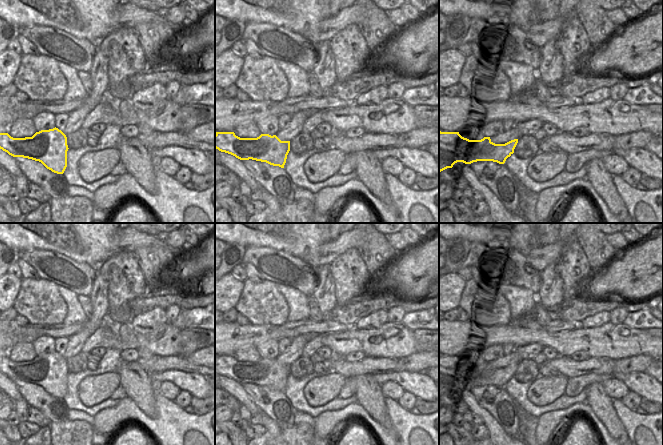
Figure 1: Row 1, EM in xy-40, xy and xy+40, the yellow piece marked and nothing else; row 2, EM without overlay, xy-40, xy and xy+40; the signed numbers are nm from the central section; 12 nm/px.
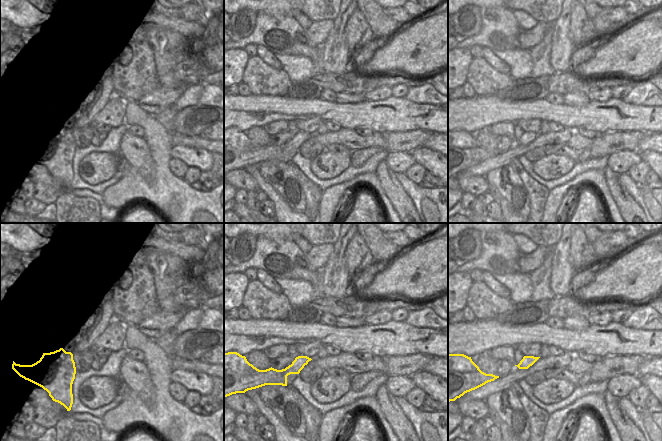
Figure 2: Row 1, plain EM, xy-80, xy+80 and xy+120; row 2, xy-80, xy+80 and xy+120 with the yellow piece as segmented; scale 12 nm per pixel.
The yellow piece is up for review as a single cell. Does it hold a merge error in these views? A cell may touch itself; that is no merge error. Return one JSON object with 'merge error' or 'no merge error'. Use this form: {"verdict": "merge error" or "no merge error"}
{"verdict": "merge error"}

